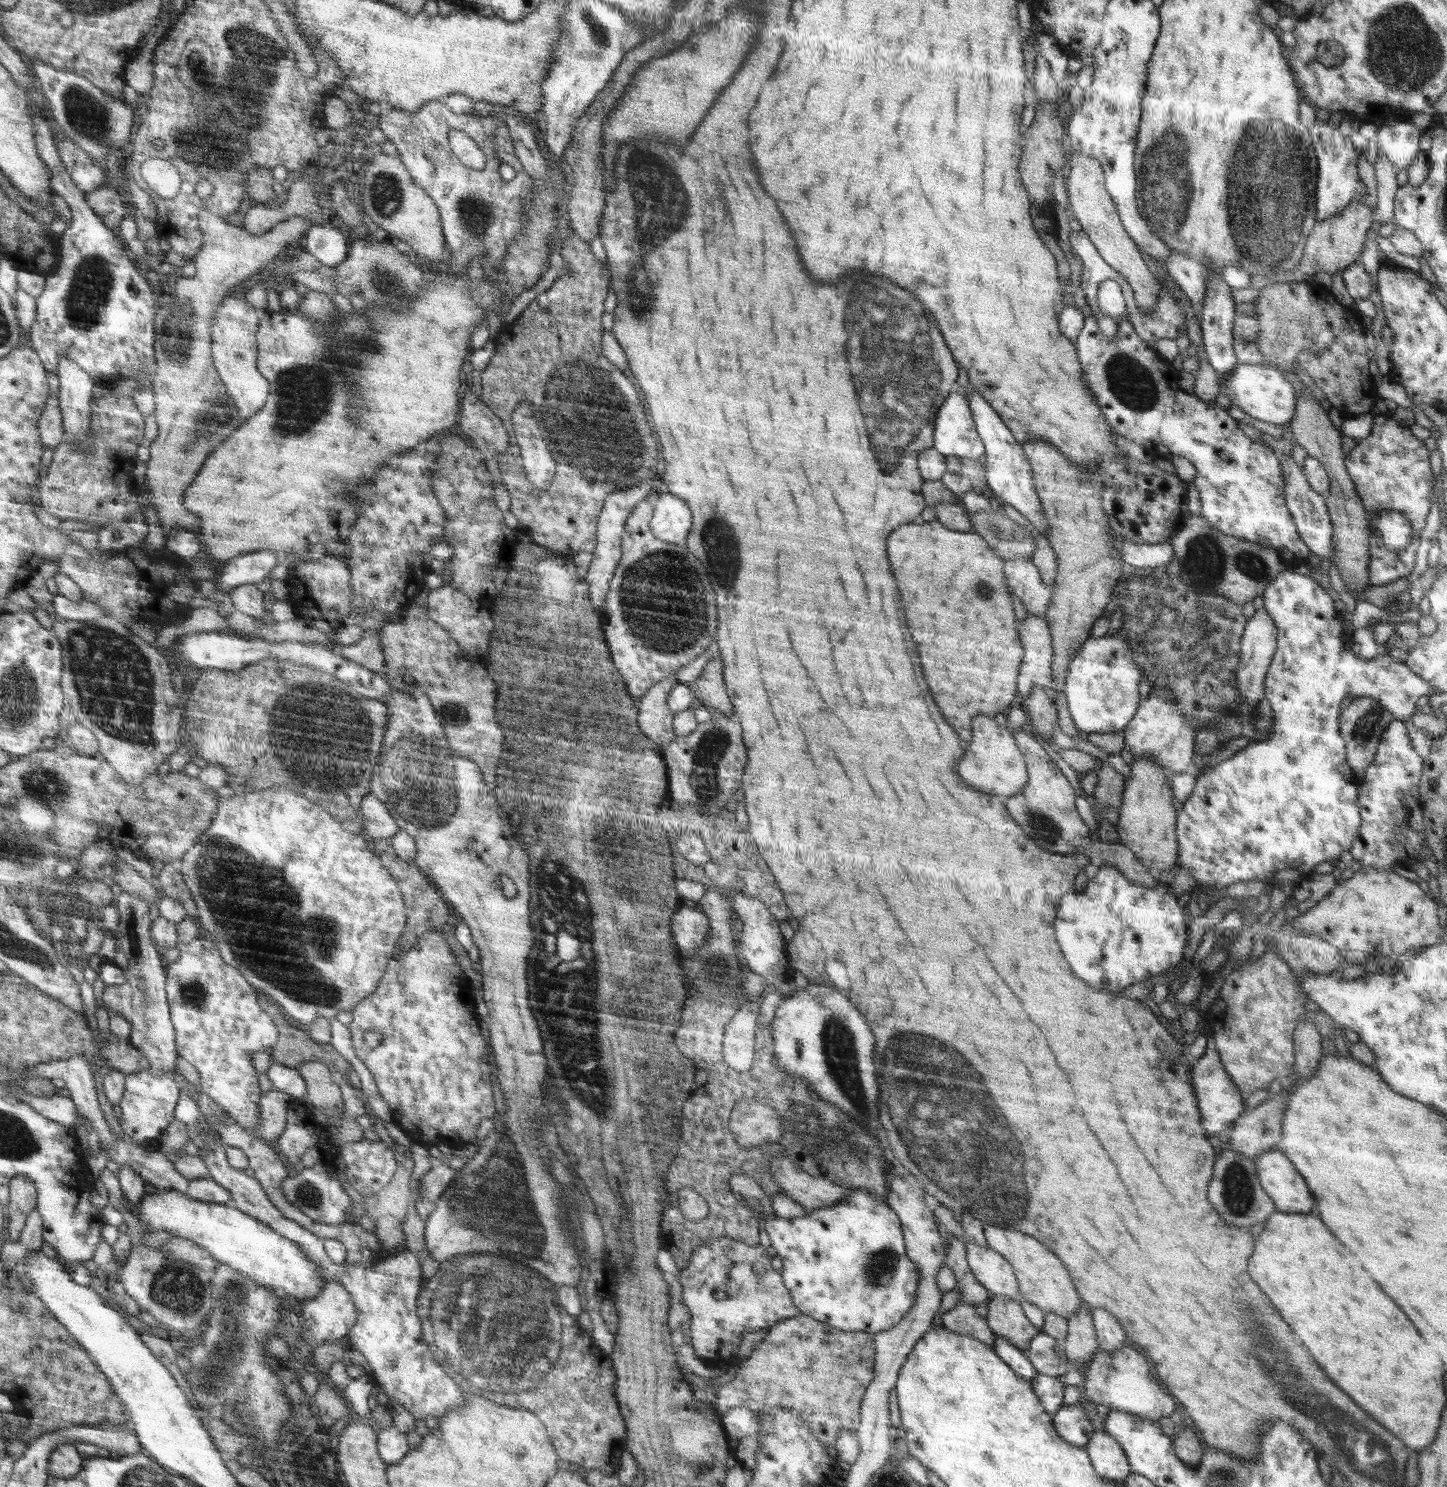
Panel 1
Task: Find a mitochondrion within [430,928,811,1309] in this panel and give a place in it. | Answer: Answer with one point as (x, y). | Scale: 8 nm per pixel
(497, 1197)

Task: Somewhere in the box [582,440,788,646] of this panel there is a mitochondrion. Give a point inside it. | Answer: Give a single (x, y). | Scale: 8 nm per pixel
(724, 574)

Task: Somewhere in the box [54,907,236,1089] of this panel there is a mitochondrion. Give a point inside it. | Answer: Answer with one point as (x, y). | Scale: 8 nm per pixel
(193, 993)

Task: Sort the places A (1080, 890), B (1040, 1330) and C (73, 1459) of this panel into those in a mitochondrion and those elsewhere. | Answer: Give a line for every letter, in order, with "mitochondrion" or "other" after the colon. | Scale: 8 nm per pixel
A: other
B: other
C: other

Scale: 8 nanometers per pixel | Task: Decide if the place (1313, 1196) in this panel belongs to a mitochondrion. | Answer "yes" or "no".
no

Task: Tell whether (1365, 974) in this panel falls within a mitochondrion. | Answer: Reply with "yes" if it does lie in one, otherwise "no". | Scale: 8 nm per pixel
no

